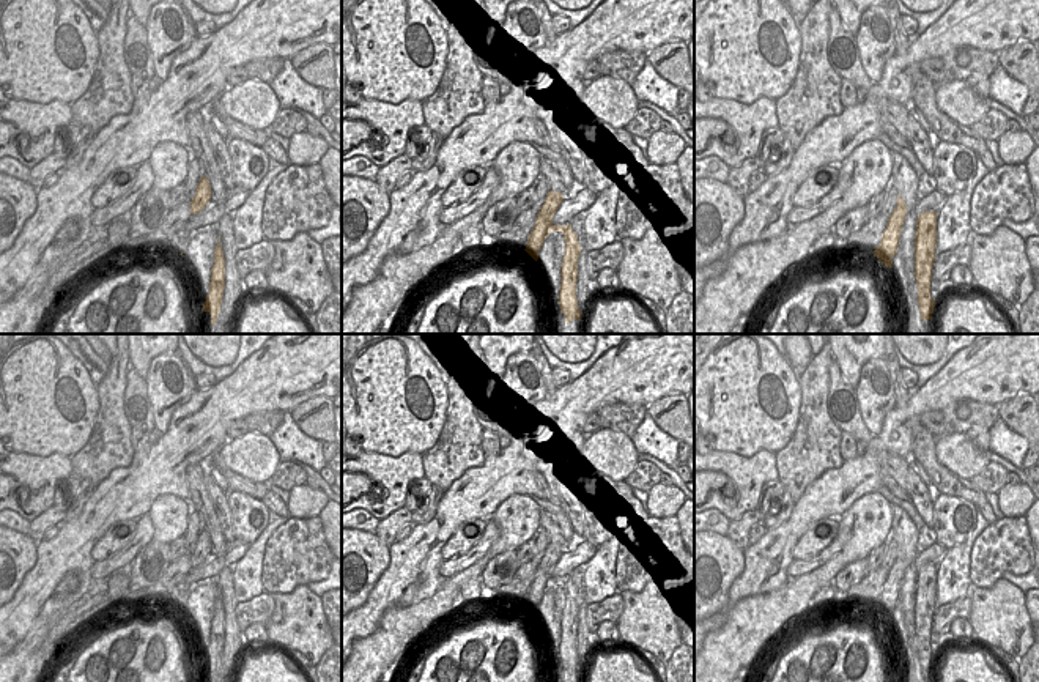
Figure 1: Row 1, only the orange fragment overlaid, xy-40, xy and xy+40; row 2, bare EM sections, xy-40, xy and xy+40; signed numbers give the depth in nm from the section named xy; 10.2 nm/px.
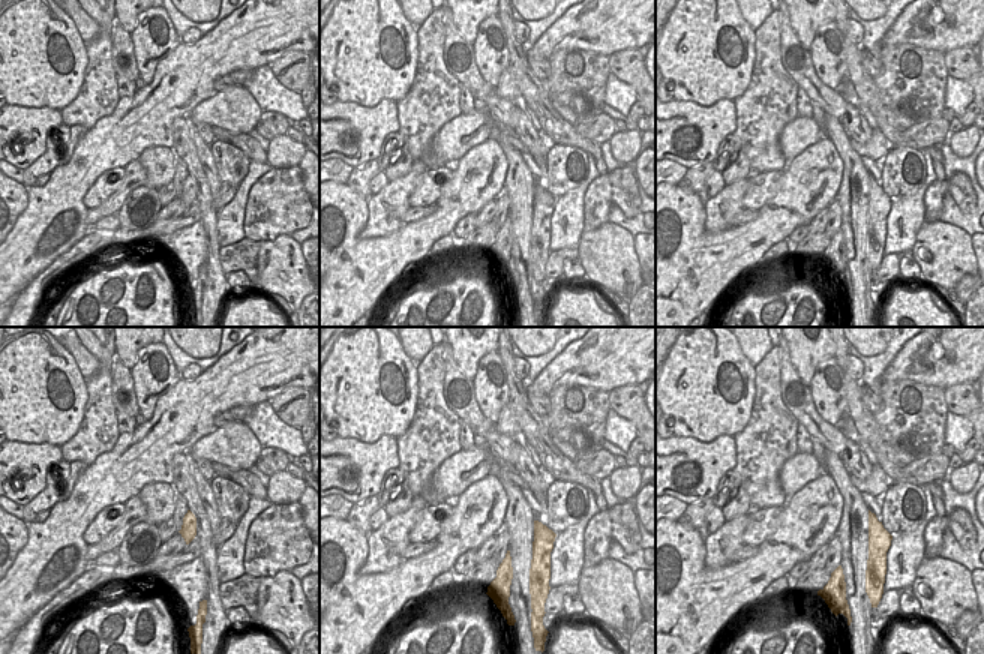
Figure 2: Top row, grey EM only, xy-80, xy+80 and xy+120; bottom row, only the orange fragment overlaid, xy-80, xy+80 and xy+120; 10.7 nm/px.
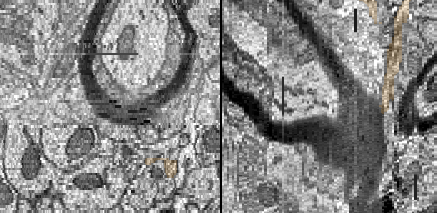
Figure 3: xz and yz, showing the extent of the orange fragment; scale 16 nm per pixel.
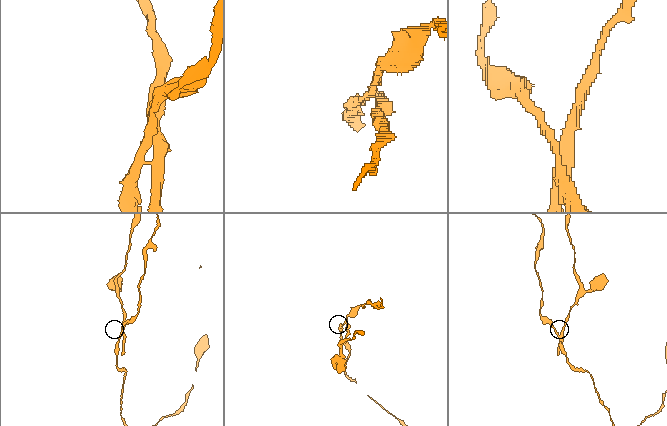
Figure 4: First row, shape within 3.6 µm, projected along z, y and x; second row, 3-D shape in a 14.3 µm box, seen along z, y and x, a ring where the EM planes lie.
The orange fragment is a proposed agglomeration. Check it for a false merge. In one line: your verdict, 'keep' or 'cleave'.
cleave

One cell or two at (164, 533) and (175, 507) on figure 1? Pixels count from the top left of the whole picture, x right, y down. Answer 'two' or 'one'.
one

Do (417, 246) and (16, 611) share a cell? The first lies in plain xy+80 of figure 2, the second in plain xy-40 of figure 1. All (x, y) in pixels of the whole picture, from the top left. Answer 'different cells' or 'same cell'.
different cells

